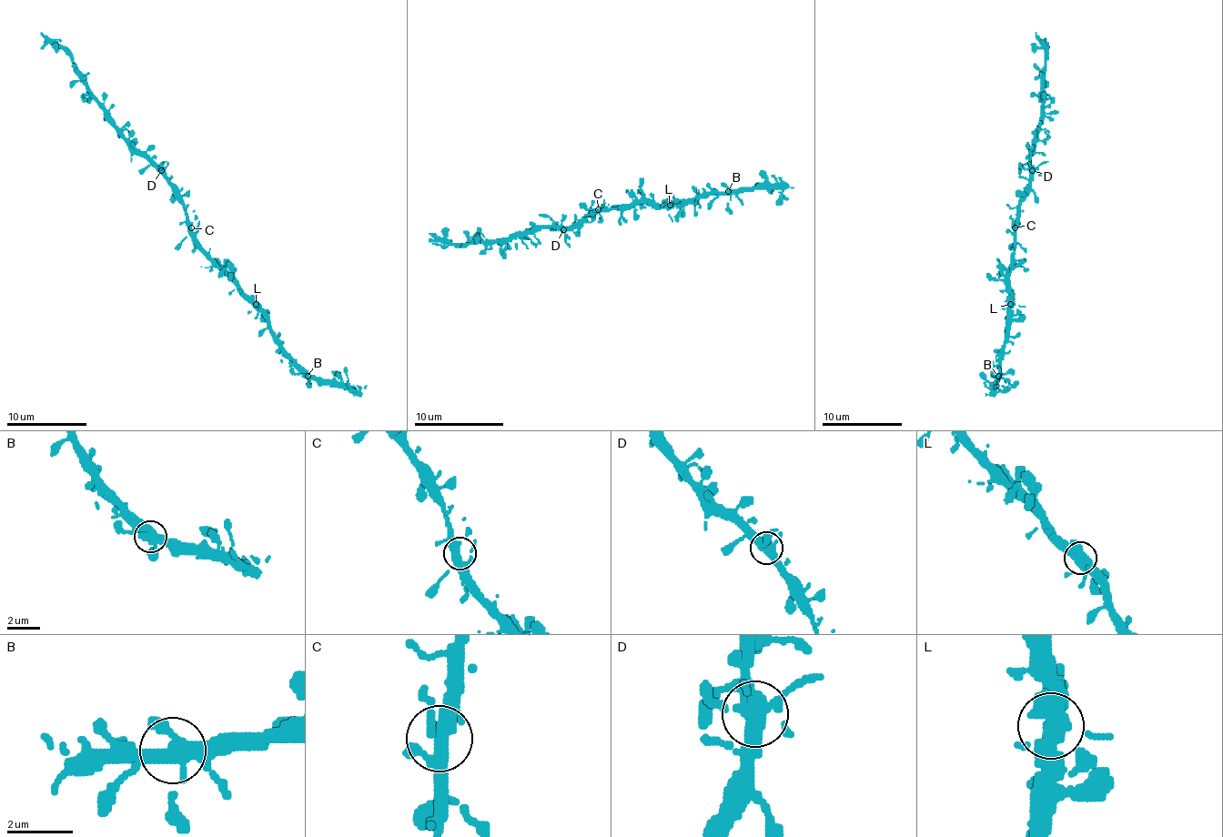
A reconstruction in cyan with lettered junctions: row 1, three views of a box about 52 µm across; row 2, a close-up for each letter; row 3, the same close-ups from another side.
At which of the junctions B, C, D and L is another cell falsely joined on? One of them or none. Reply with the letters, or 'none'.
none

